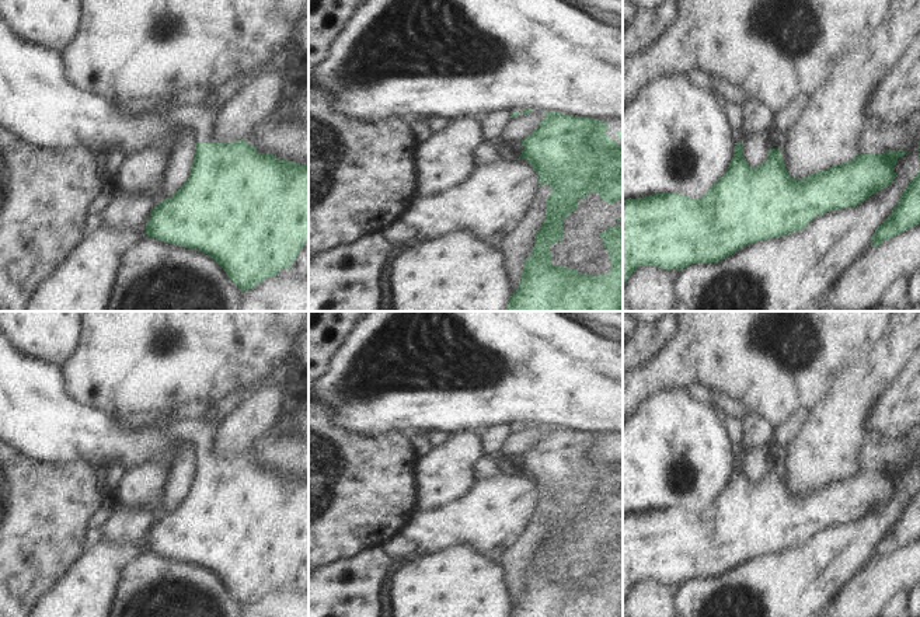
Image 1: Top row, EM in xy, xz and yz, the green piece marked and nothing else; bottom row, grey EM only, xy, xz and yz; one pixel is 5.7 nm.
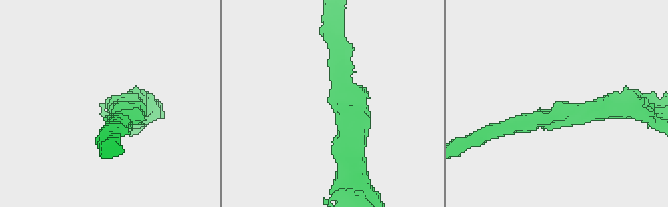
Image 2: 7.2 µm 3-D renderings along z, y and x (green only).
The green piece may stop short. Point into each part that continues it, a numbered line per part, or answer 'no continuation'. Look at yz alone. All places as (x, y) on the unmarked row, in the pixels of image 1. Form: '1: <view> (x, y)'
1: yz (735, 425)

